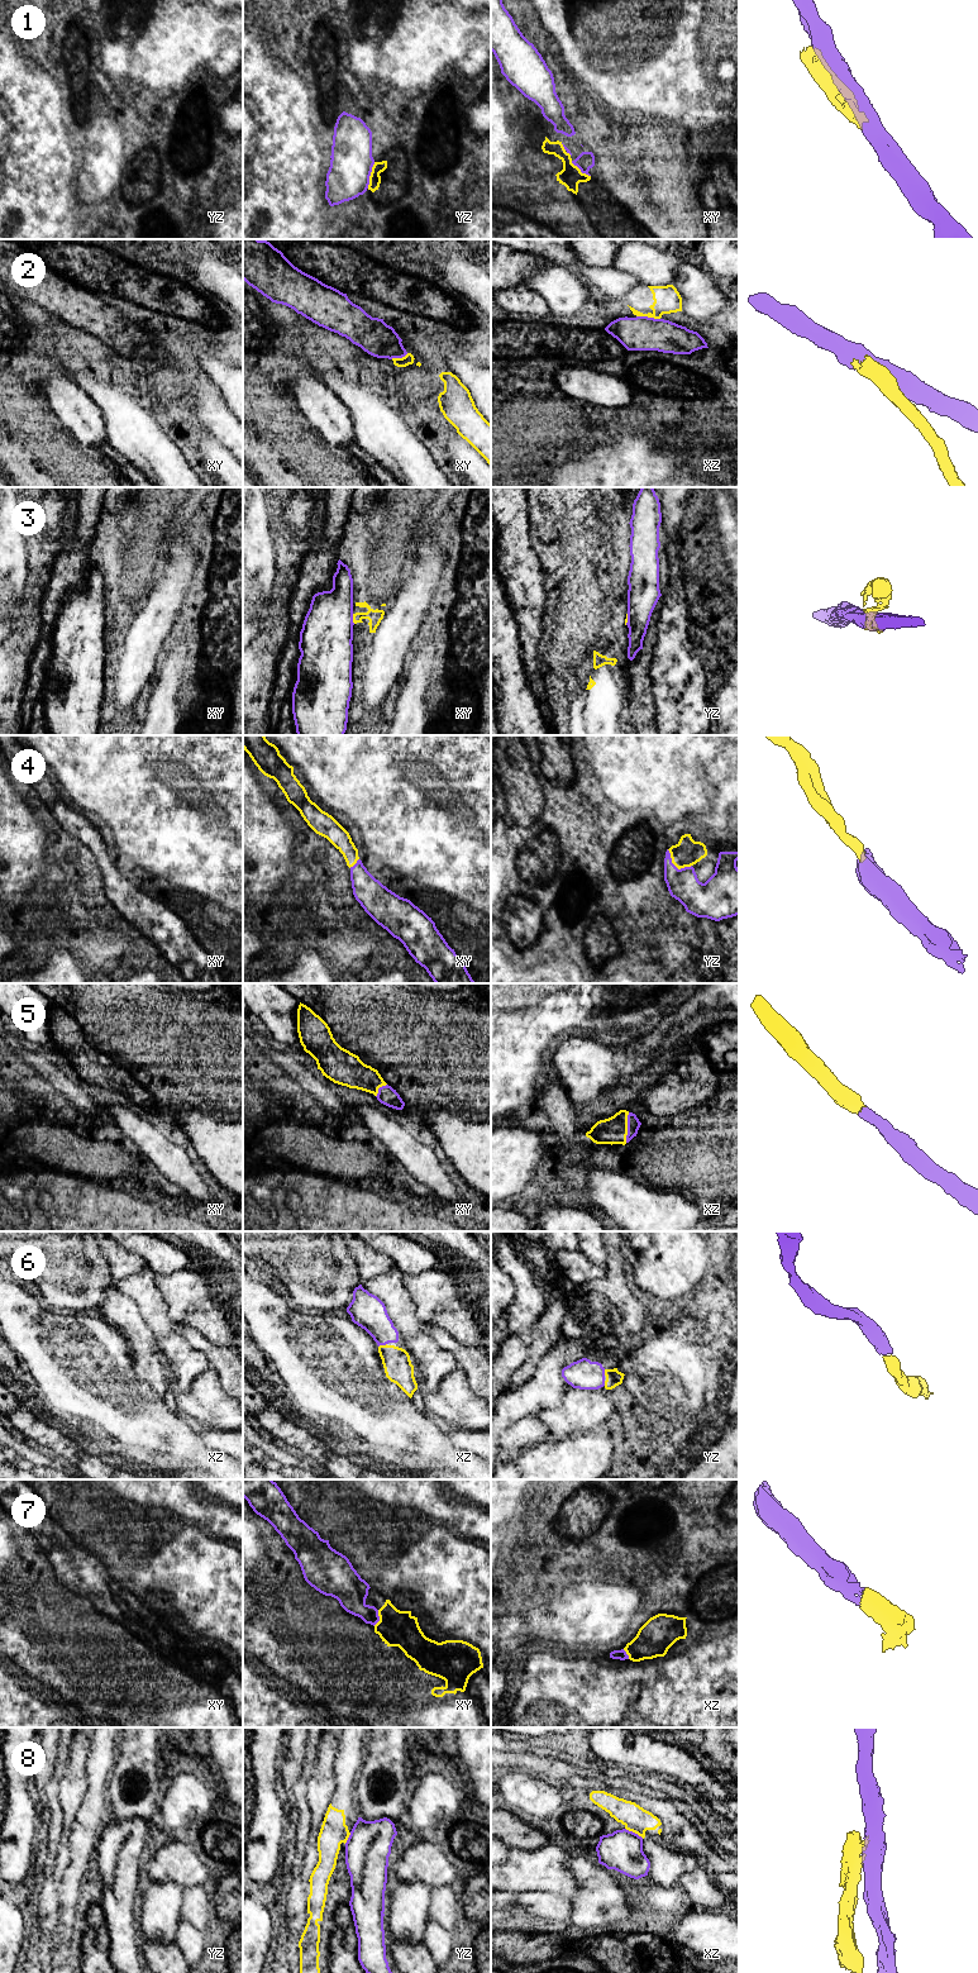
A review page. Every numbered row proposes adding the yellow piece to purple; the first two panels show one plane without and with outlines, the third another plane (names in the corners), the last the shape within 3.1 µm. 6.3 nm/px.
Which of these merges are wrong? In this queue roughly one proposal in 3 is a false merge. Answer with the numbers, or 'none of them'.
1, 2, 3, 8

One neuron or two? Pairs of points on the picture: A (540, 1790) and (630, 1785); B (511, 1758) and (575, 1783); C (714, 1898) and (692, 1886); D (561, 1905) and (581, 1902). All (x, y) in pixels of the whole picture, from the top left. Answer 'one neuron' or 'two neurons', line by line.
A: two neurons
B: two neurons
C: one neuron
D: two neurons

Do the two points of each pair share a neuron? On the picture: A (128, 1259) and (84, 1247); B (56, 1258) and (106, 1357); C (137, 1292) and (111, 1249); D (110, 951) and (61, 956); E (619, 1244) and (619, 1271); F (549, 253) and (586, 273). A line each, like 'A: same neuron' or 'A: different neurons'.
A: different neurons
B: different neurons
C: different neurons
D: different neurons
E: same neuron
F: same neuron

